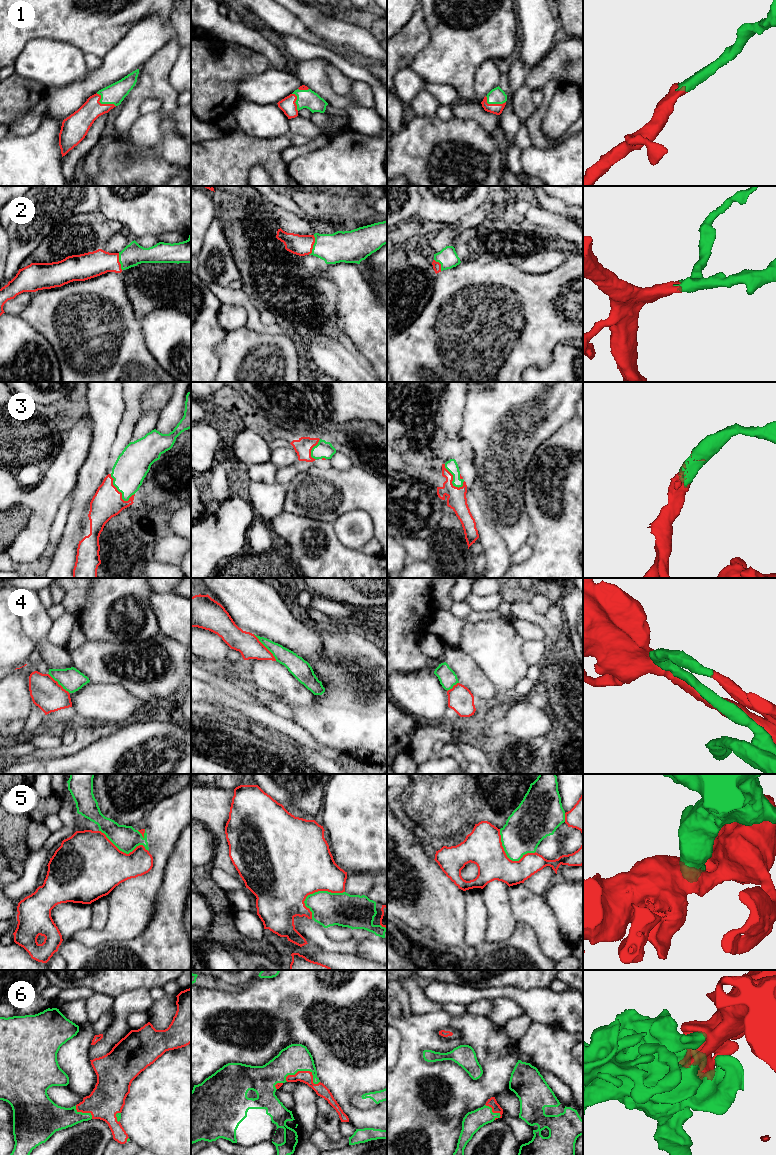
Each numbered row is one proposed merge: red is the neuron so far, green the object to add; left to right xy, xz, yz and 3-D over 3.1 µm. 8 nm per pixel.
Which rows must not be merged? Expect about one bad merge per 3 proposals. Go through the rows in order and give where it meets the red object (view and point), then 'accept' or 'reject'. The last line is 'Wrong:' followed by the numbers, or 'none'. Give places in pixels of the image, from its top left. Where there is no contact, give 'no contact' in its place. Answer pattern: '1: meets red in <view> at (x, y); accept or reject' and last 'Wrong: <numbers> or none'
1: meets red in xy at (103, 104); accept
2: meets red in xz at (313, 244); accept
3: meets red in xy at (116, 489); accept
4: meets red in xz at (265, 647); accept
5: meets red in xz at (314, 892); accept
6: meets red in xz at (305, 1071); accept
Wrong: none

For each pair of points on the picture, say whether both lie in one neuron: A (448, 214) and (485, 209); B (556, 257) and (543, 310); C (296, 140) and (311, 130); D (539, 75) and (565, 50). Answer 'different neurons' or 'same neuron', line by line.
A: different neurons
B: different neurons
C: different neurons
D: same neuron

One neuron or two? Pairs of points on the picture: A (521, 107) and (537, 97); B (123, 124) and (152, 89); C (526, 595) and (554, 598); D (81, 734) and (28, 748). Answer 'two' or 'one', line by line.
A: two
B: one
C: one
D: two

